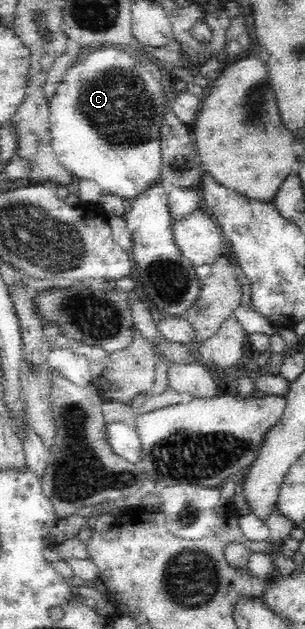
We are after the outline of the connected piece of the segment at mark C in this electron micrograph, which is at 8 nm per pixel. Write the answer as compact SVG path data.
M109 47L92 52L87 56L79 57L78 61L75 61L61 77L61 83L57 87L55 94L50 100L50 131L52 133L52 146L54 147L54 152L56 153L56 158L58 162L73 176L80 179L93 179L96 181L102 193L119 195L119 197L127 200L131 200L141 191L144 190L153 180L158 180L161 178L160 169L162 166L162 155L160 146L160 135L159 129L161 129L161 119L163 119L162 114L162 103L161 99L165 99L164 87L162 87L161 76L162 71L160 66L155 63L155 65L140 65L139 62L131 59L131 56L127 52L123 51L119 47Z

